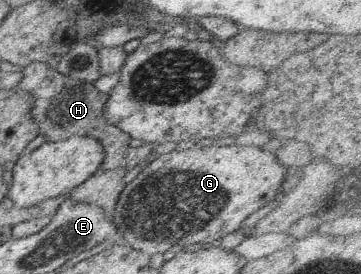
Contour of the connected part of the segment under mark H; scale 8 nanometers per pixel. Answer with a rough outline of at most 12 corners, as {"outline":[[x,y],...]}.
{"outline":[[32,62],[23,69],[31,121],[45,142],[99,140],[97,170],[144,162],[156,144],[129,147],[103,117],[117,72],[81,83]]}

